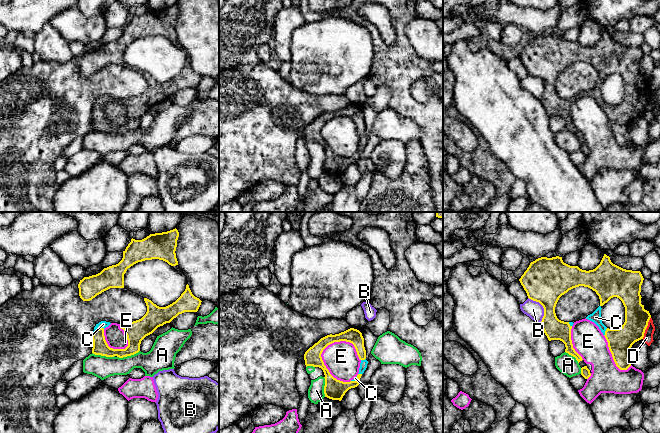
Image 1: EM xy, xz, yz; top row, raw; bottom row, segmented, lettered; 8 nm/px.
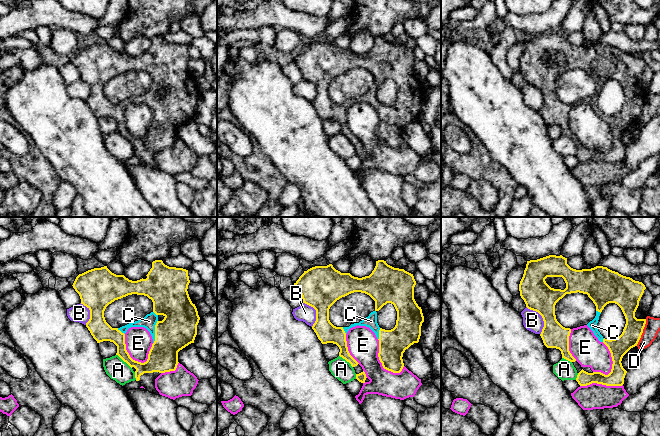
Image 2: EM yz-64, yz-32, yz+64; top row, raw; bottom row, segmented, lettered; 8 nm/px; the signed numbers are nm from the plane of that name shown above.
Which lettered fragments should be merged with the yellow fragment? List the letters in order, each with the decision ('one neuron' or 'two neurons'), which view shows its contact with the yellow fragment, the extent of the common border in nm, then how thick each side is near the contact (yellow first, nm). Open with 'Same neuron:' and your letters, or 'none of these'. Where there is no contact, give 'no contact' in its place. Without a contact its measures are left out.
Same neuron: C
A: two neurons; contact in xy; length 190 nm; calibres 170 and 200 nm
B: two neurons; contact in yz; length 240 nm; calibres 360 and 140 nm
C: one neuron; contact in xy; length 100 nm; calibres 130 and 60 nm
D: two neurons; contact in yz; length 190 nm; calibres 200 and 80 nm
E: two neurons; contact in xz; length 360 nm; calibres 170 and 280 nm

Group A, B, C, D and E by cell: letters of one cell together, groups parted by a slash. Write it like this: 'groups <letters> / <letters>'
groups A / B / C / D / E

